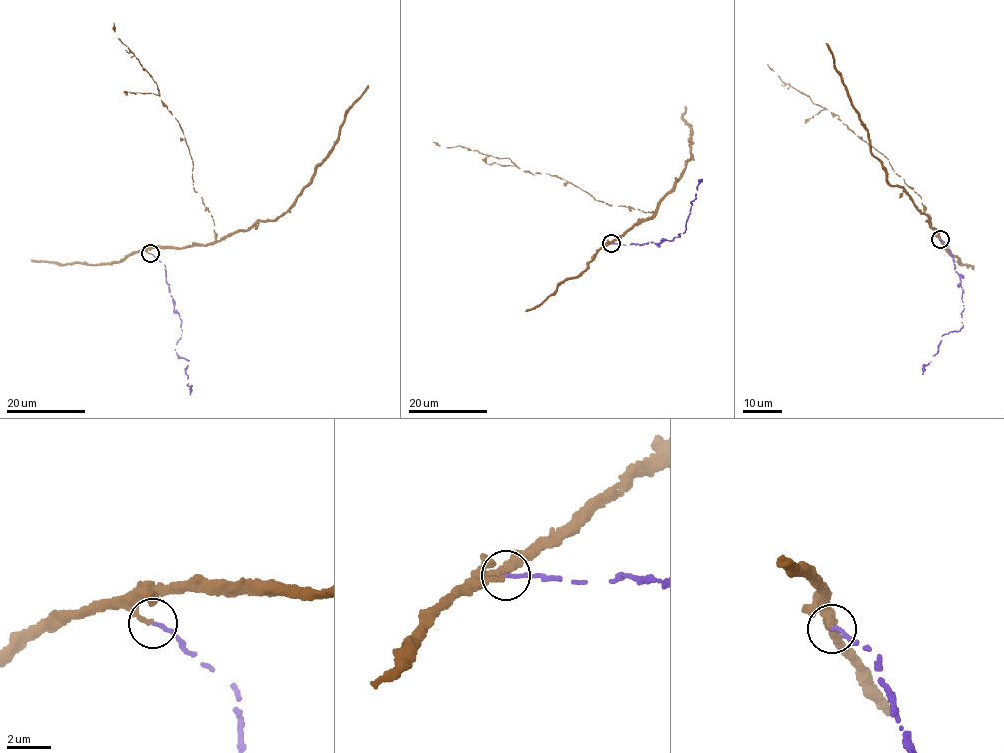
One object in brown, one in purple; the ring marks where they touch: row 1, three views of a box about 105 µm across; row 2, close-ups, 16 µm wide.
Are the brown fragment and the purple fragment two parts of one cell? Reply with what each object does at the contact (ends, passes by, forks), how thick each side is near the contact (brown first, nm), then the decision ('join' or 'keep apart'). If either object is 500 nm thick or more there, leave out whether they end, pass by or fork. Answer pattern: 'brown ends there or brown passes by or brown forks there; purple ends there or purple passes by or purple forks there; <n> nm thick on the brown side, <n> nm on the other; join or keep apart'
brown ends there; purple ends there; 240 nm thick on the brown side, 170 nm on the other; join

